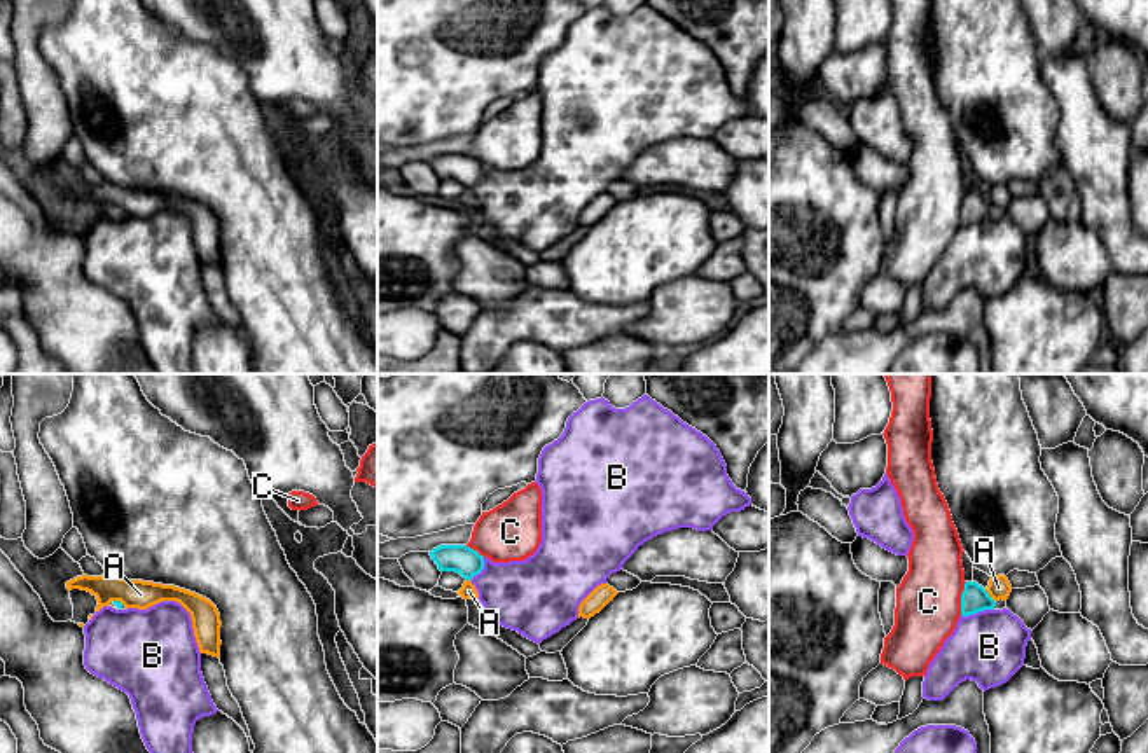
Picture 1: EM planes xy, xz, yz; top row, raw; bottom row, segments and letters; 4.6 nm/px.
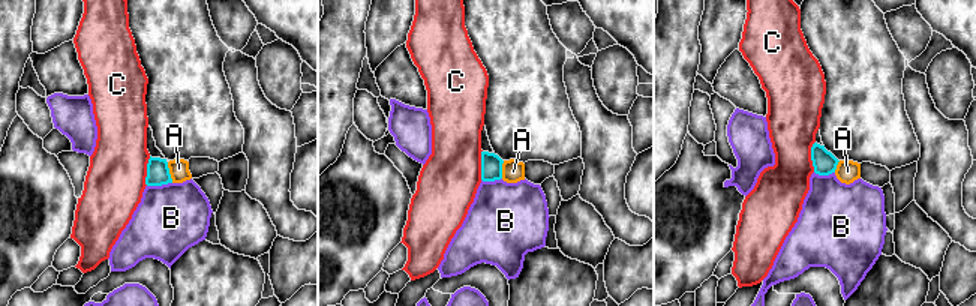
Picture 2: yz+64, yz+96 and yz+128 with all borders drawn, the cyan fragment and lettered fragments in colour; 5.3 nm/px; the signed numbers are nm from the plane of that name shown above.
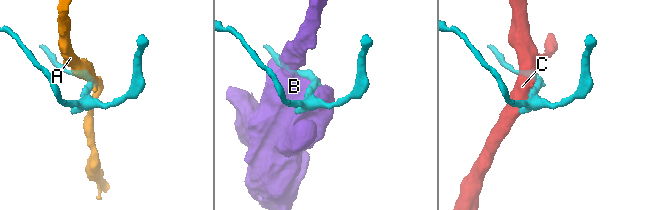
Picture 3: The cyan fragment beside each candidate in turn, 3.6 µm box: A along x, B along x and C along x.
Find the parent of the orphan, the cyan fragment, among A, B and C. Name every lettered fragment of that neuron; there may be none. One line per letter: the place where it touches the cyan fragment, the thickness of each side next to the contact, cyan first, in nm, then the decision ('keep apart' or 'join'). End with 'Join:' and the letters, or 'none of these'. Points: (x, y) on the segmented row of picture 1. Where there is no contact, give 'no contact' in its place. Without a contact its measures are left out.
A: yz (989, 596) | 120/100 nm | keep apart
B: yz (977, 612) | 120/340 nm | keep apart
C: yz (961, 598) | 120/300 nm | keep apart
Join: none of these

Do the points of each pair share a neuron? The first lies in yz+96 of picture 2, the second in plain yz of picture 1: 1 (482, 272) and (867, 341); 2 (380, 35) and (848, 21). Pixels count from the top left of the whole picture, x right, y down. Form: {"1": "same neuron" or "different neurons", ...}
{"1": "same neuron", "2": "same neuron"}

